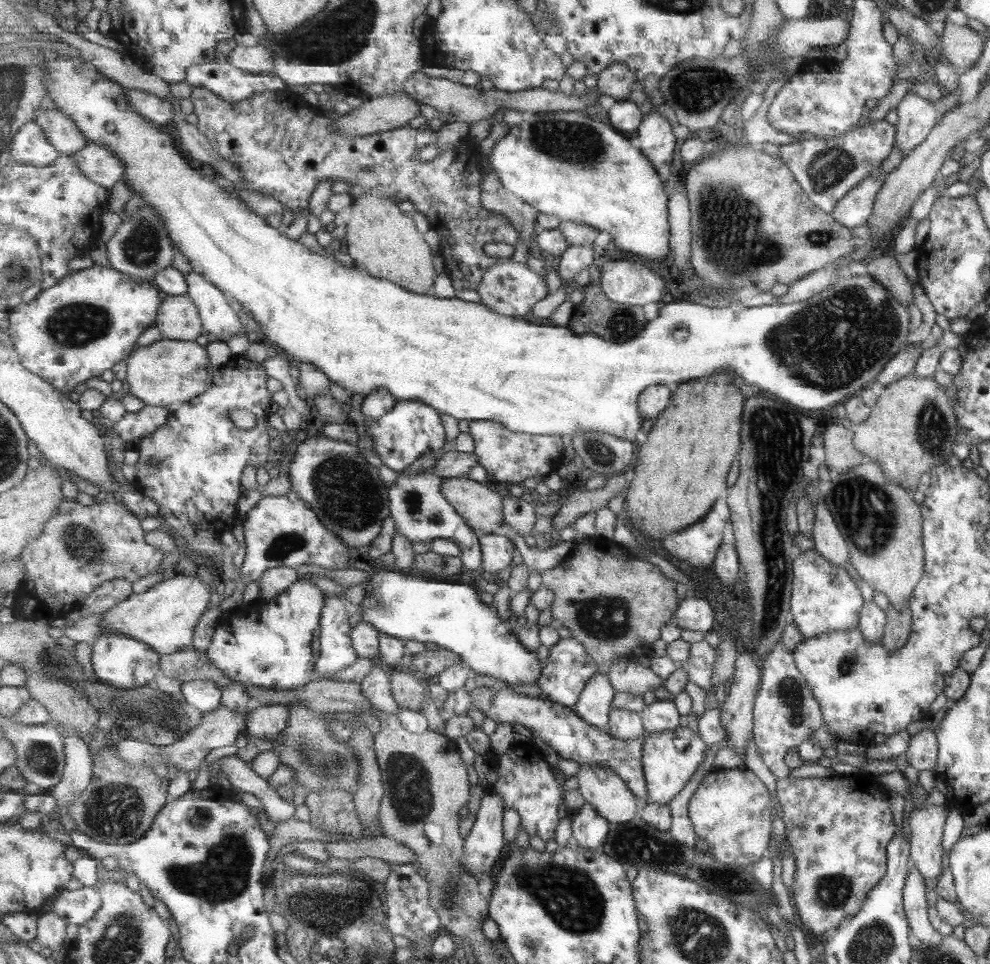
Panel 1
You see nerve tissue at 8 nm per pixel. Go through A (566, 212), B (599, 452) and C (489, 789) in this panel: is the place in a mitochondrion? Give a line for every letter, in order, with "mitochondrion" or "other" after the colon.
A: other
B: mitochondrion
C: other

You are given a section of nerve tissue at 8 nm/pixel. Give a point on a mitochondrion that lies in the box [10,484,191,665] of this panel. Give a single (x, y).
(77, 542)

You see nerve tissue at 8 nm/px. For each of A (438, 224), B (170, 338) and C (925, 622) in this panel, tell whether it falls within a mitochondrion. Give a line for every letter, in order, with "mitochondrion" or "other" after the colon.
A: other
B: other
C: other

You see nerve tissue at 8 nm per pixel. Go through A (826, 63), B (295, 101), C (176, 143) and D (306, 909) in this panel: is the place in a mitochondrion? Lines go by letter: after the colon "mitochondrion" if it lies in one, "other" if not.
A: other
B: other
C: other
D: mitochondrion

